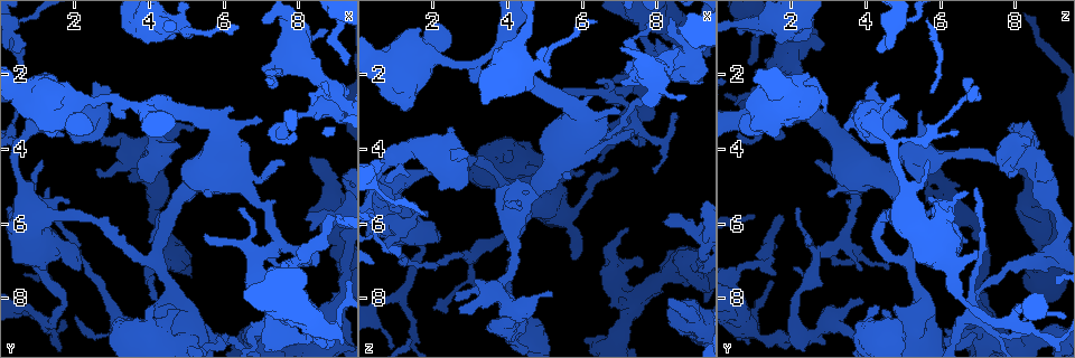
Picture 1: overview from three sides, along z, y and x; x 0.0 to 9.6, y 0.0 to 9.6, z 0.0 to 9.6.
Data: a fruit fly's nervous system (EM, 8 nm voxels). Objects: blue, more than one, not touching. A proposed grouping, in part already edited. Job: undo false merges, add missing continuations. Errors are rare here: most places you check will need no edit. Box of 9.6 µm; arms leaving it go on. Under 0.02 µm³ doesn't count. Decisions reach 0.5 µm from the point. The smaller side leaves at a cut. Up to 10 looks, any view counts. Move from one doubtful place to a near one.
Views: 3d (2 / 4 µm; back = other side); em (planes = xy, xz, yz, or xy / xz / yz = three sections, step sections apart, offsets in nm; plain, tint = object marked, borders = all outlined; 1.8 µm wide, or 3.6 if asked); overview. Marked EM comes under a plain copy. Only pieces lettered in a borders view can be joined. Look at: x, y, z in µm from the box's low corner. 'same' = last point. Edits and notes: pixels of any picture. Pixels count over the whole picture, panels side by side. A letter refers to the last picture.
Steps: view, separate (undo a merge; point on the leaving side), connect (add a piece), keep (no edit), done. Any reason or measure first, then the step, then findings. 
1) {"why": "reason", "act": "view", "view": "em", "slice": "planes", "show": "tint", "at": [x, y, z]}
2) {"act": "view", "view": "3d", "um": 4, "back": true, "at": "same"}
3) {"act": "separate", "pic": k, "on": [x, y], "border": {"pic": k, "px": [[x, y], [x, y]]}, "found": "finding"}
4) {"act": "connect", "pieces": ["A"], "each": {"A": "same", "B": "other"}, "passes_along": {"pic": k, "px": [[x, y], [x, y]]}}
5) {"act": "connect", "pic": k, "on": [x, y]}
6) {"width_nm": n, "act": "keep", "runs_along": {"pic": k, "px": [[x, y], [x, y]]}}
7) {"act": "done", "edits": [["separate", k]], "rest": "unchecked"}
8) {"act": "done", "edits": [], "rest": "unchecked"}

{"why": "thick turns thin", "act": "view", "view": "em", "slice": "xy", "step": 8, "show": "borders", "at": [3.50, 8.75, 4.15]}

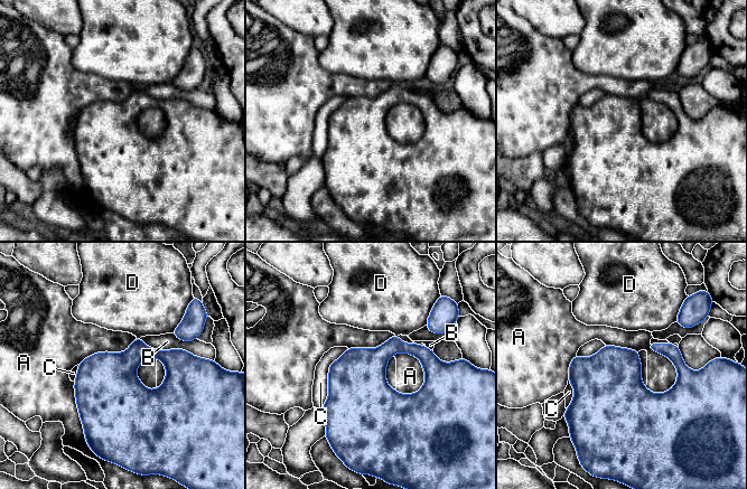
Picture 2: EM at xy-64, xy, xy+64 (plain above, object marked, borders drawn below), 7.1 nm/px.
{"why": "cut it another way", "act": "view", "view": "em", "slice": "yz", "step": 16, "show": "borders", "at": "same"}

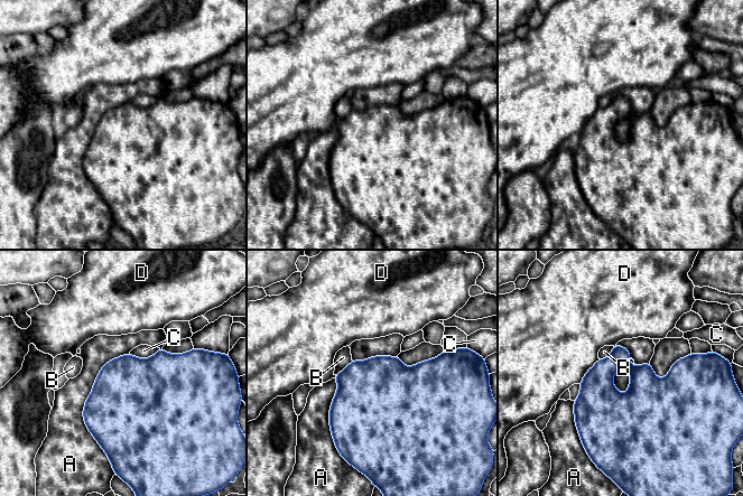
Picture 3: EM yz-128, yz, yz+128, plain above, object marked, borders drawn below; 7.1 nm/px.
{"width_nm": 100, "act": "keep", "each": {"A": "other", "B": "other", "C": "other", "D": "other"}, "border": {"pic": 3, "px": [[129, 352], [85, 401], [101, 448]]}, "found": "continuous, no second neuron"}

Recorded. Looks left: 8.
{"why": "abrupt turn", "act": "view", "view": "em", "slice": "xz", "step": 16, "show": "tint", "at": [7.00, 9.15, 7.65]}

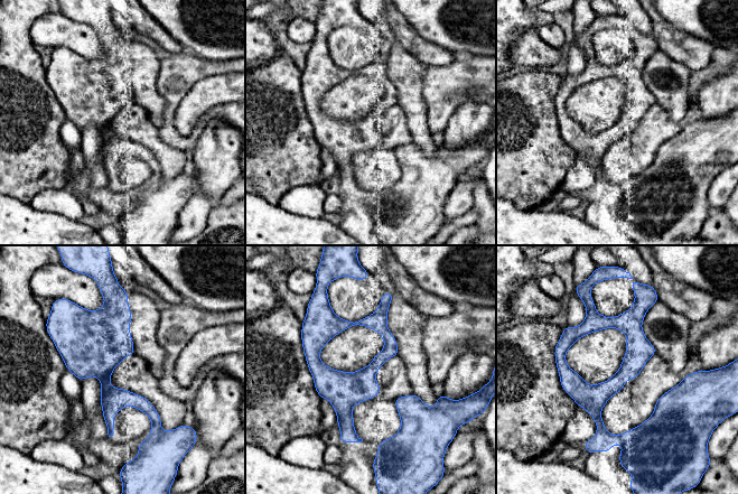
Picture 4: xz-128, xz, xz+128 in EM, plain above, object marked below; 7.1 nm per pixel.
{"why": "cut it another way", "act": "view", "view": "em", "slice": "planes", "show": "borders", "at": "same"}

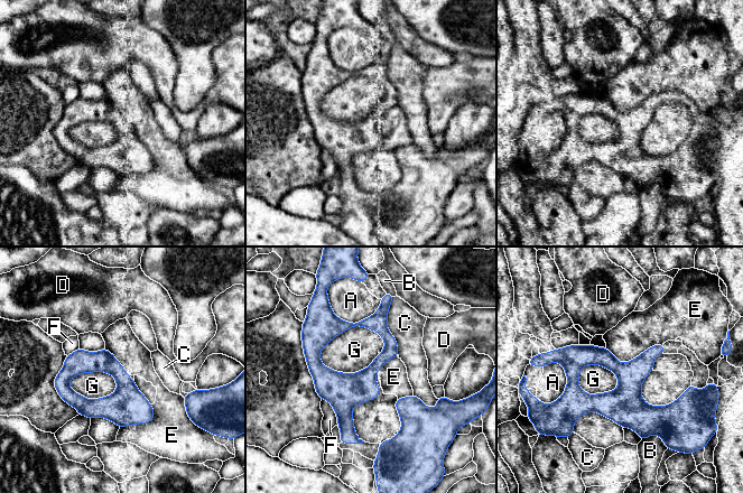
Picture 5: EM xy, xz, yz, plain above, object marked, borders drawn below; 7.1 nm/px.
{"longest_contact_nm": ["G", 500], "act": "keep", "each": {"A": "other", "B": "other", "C": "other", "D": "other", "E": "other", "F": "other", "G": "other"}, "border": {"pic": 5, "px": [[384, 341], [351, 373], [319, 361]]}, "found": "continuous, no second neuron"}

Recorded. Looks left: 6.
{"why": "sudden change in width", "act": "view", "view": "em", "um": 3.6, "slice": "xy", "step": 16, "show": "borders", "at": [1.30, 2.75, 2.65]}

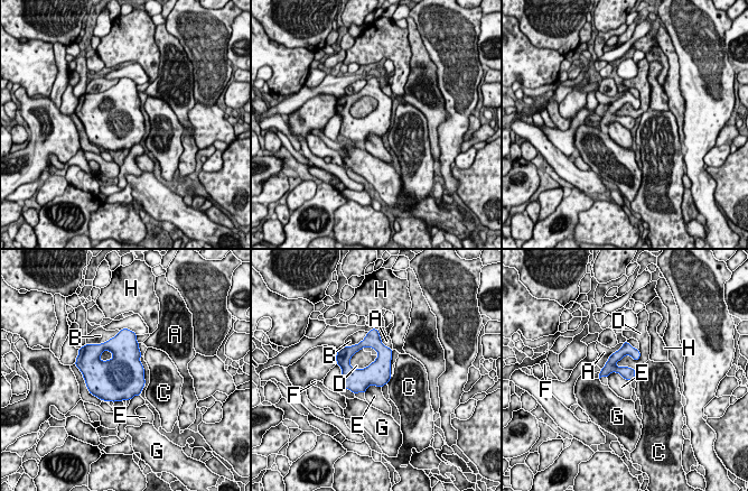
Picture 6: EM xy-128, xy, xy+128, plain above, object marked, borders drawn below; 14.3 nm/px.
{"longest_contact_nm": ["A", 500], "act": "keep", "each": {"A": "other", "B": "other", "C": "other", "D": "other", "E": "other", "F": "other", "G": "other", "H": "other"}, "runs_along": {"pic": 6, "px": [[626, 345], [602, 373]]}, "found": "one neuron here"}

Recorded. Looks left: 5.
{"why": "end of a long branch", "act": "view", "view": "3d", "um": 2, "at": [1.30, 5.05, 6.90]}

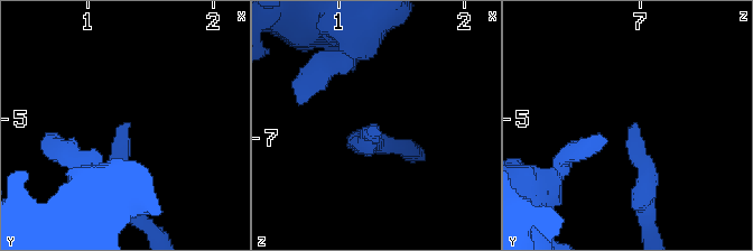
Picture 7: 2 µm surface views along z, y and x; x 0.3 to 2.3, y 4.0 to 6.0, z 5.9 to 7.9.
{"act": "view", "view": "em", "um": 3.6, "slice": "planes", "show": "borders", "at": [1.30, 5.04, 6.92]}

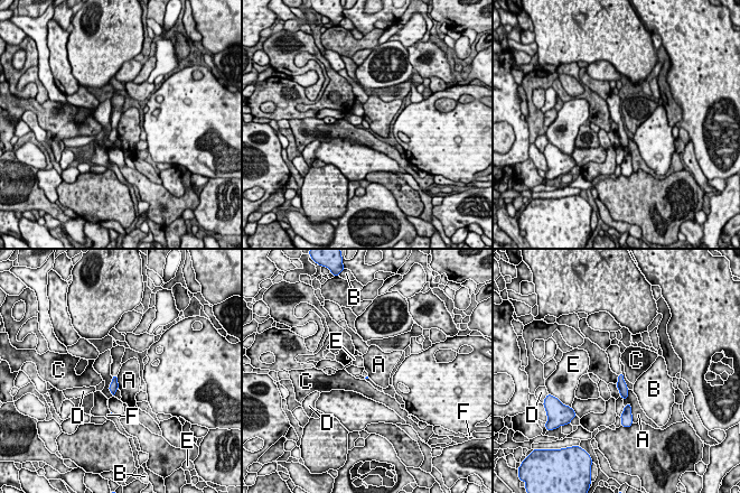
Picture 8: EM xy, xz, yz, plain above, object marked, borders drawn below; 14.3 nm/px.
{"act": "keep", "each": {"A": "other", "B": "other", "C": "other", "D": "other", "E": "other", "F": "other"}, "border": {"pic": 8, "px": [[628, 389], [628, 396], [623, 399]]}, "found": "none of them fits"}

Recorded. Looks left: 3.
{"act": "done", "edits": [], "rest": "unchecked"}

